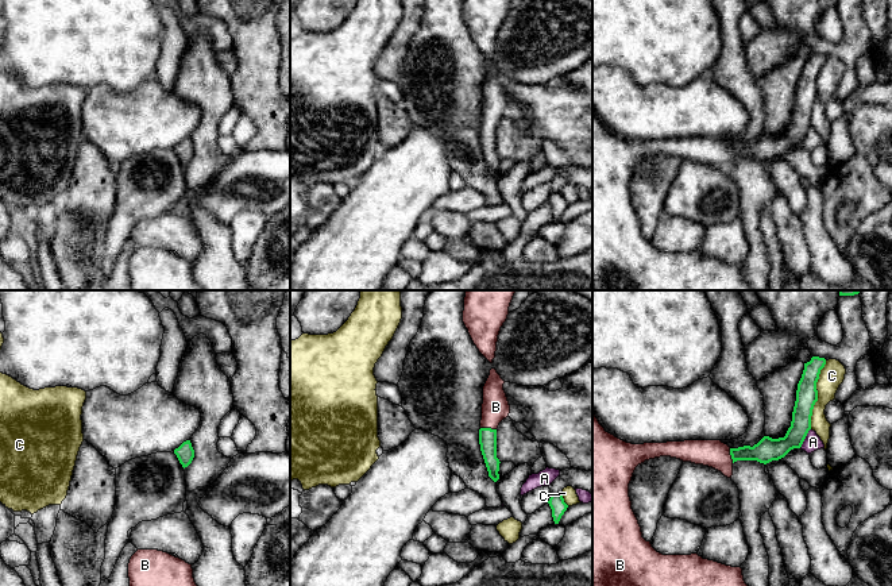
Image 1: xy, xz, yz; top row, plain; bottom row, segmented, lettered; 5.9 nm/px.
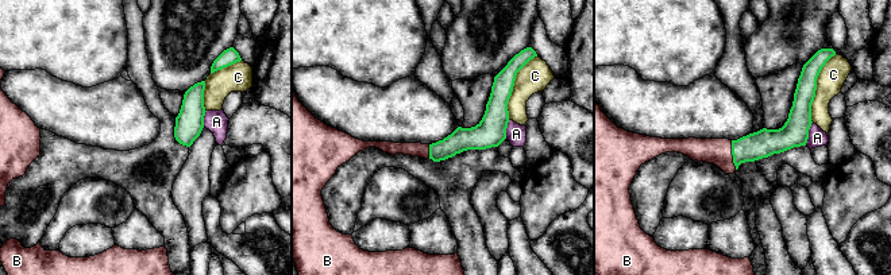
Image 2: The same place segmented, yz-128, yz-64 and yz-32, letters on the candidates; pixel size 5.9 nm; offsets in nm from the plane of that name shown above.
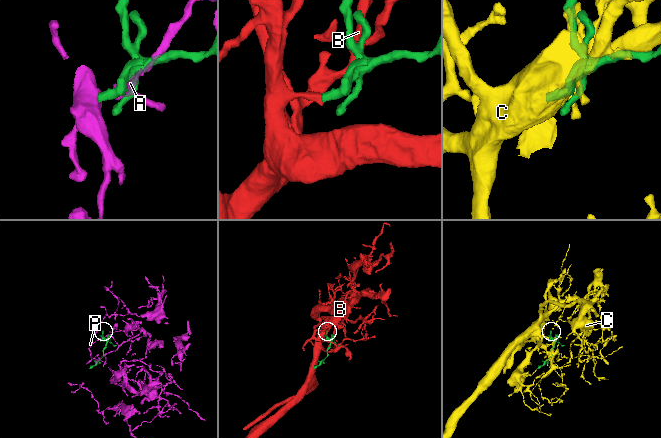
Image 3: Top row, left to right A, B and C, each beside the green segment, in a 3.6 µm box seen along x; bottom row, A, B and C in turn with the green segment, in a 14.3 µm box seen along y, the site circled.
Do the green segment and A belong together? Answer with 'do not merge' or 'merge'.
do not merge

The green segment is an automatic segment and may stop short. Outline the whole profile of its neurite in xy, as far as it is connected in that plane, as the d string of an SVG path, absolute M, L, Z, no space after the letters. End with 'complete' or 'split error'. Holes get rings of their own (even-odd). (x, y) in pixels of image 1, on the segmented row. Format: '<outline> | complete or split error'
M190 440L184 442L178 448L174 450L174 454L177 455L182 467L188 467L194 458L194 450Z | complete

